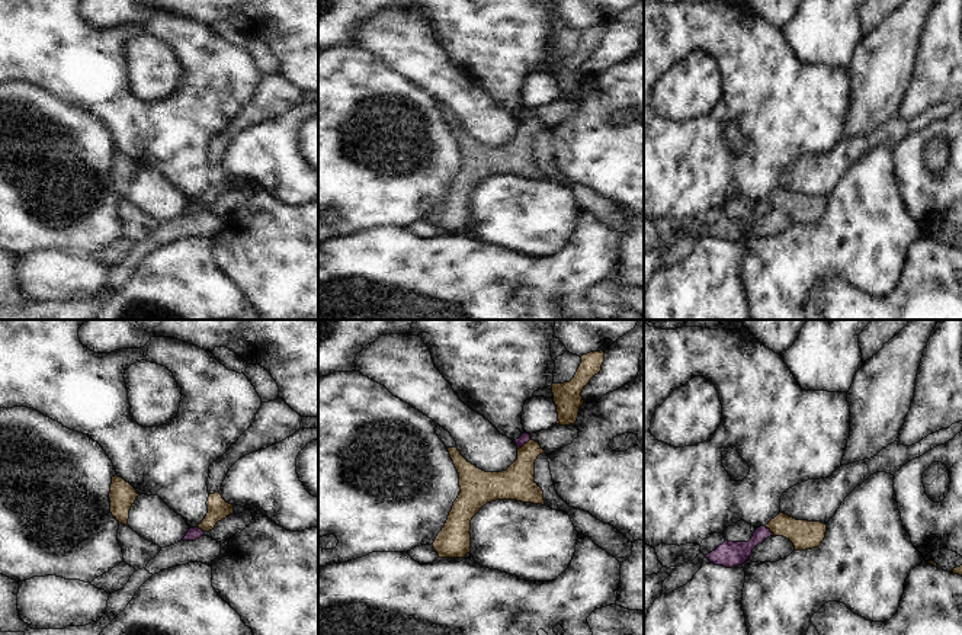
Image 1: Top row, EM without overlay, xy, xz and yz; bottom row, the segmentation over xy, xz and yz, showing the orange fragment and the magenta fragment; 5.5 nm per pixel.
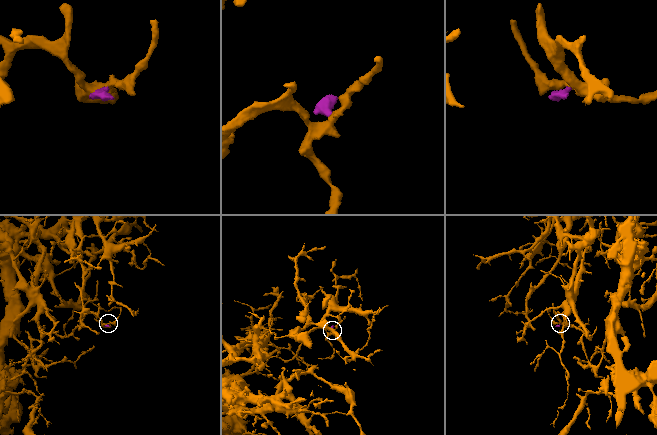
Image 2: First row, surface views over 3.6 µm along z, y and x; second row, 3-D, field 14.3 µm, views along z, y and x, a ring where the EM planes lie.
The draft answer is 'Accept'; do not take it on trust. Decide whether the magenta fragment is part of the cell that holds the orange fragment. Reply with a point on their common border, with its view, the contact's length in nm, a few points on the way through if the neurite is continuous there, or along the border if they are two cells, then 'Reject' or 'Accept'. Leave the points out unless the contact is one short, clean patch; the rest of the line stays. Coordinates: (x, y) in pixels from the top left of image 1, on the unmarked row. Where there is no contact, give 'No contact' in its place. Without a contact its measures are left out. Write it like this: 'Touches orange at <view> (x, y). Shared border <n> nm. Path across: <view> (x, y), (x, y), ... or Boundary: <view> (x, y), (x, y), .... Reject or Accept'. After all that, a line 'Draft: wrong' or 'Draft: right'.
Touches orange at xz (525, 118). Shared border 100 nm. Boundary: xz (531, 114), (518, 124). Reject
Draft: wrong

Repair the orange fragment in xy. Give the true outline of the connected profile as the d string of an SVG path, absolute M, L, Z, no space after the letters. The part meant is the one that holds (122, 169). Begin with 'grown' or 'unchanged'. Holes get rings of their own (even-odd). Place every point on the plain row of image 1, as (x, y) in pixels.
unchanged | M115 150L110 158L110 187L122 199L128 201L129 185L140 169L124 153Z

